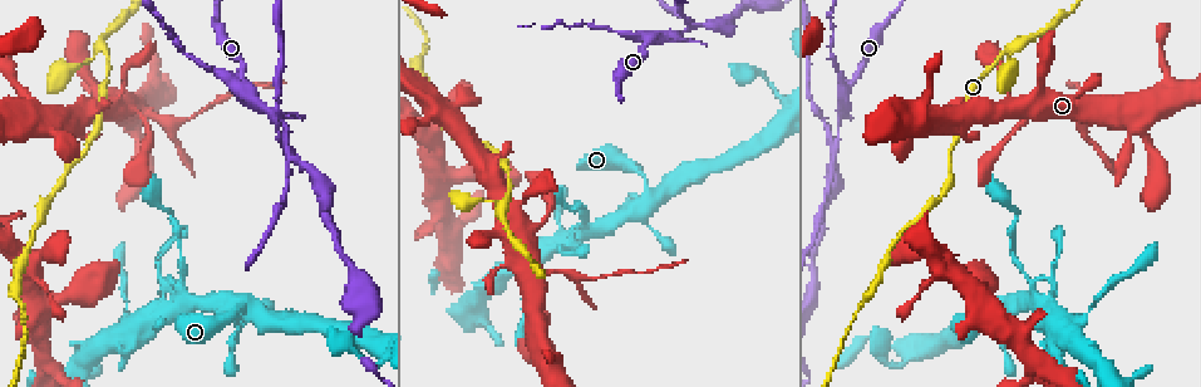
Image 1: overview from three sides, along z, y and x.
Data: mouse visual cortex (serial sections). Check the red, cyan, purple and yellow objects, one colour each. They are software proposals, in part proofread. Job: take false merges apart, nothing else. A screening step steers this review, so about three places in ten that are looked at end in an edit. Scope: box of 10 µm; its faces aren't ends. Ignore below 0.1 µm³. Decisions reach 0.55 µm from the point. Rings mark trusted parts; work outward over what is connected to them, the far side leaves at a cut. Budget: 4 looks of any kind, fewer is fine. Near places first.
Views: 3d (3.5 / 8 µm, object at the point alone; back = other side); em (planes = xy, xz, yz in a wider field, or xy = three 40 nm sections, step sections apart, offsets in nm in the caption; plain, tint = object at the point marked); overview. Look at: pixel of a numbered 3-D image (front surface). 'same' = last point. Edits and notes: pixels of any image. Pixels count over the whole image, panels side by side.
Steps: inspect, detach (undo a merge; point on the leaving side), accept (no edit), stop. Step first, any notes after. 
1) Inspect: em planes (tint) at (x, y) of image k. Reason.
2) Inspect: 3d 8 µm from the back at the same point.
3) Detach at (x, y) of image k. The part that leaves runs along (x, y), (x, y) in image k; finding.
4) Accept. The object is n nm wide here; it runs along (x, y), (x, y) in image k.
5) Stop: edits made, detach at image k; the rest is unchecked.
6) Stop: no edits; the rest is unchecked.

Inspect: 3d 3.5 µm at (103, 48) of image 1. Three arms meet.

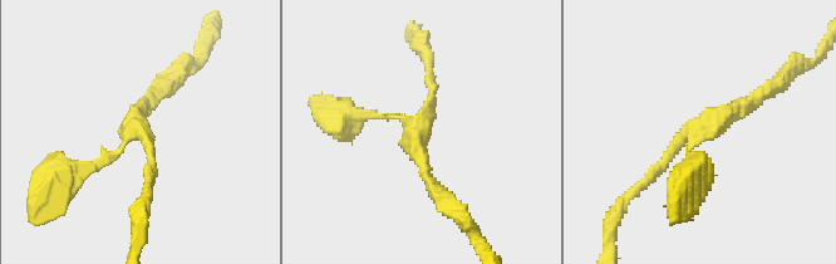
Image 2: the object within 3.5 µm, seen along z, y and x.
Inspect: em xy step 1 (tint) at (692, 133) of image 2. 3 arms meet here; the arms are 100, 150, 150 nm wide.

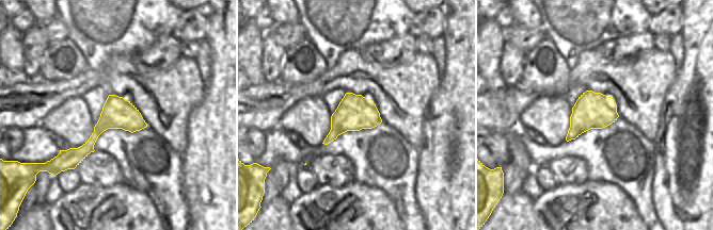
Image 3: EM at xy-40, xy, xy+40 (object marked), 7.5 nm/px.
Accept. It runs along (635, 189), (693, 131), (691, 174) in image 2; one cell here.

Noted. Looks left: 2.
Inspect: 3d 3.5 µm at (192, 298) of image 1. Small branch off a trunk.

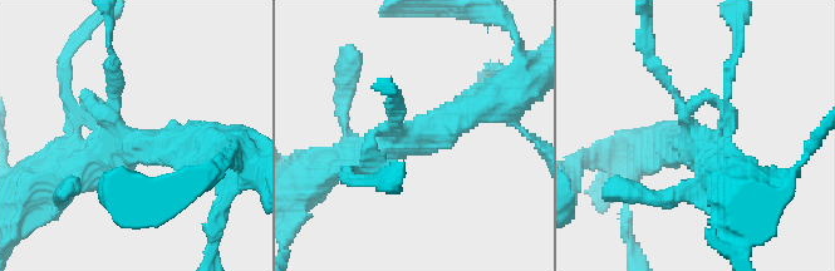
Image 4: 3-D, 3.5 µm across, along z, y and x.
Inspect: em planes (tint) at (409, 136) of image 4. Need the tissue.

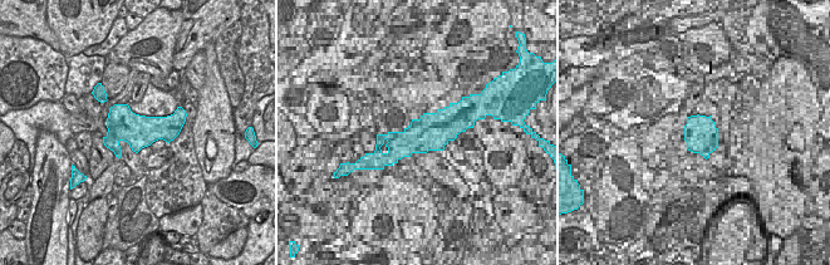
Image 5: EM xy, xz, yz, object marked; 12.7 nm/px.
Accept. It runs along (489, 103), (342, 161) in image 4; continuous, no second cell.

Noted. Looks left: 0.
Stop: no edits; the rest is unchecked.

